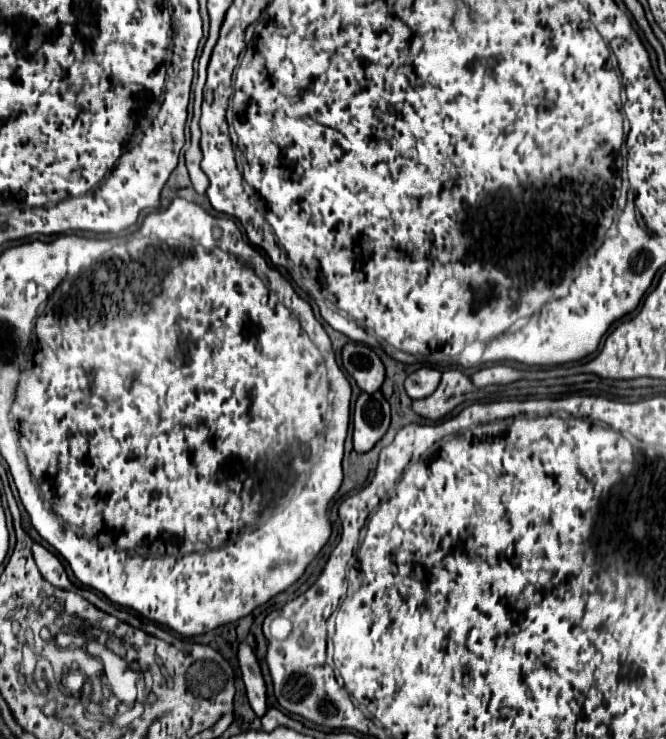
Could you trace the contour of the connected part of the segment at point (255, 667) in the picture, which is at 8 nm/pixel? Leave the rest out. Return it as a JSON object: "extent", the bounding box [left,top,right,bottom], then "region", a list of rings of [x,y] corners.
{"extent":[238,643,268,717],"region":[[[246,643],[240,645],[238,663],[240,663],[242,679],[244,679],[244,685],[246,685],[248,701],[252,705],[254,713],[258,717],[264,717],[264,713],[268,711],[268,707],[266,707],[266,683],[264,683],[264,677],[262,677],[260,663],[258,663],[254,651],[250,649],[250,645],[246,645]]]}

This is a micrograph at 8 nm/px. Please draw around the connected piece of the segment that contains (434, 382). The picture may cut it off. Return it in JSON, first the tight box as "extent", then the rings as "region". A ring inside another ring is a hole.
{"extent":[406,367,442,399],"region":[[[422,367],[406,379],[406,393],[410,395],[410,399],[424,399],[436,391],[440,377],[442,377],[440,371]]]}

